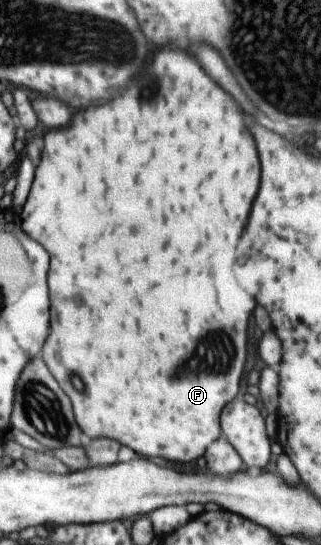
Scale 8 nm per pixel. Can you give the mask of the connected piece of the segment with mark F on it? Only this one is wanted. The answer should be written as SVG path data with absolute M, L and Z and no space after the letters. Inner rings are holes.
M160 49L148 67L154 69L146 69L140 77L136 77L130 83L130 89L122 97L116 97L116 101L78 111L68 127L48 131L48 135L44 133L40 165L34 171L28 199L22 206L20 227L24 233L36 239L46 253L50 253L50 325L54 325L54 333L50 333L50 341L46 341L42 347L42 361L60 389L68 395L76 425L90 439L108 437L130 447L140 457L158 457L170 465L192 463L205 455L206 449L220 439L221 412L240 391L240 379L248 353L248 321L256 303L250 295L244 297L244 293L236 293L238 285L230 267L234 263L236 241L244 231L250 205L258 191L260 173L254 141L242 123L236 103L202 73L192 57L180 49ZM182 257L192 257L196 265L178 265L180 273L172 273L172 265Z

